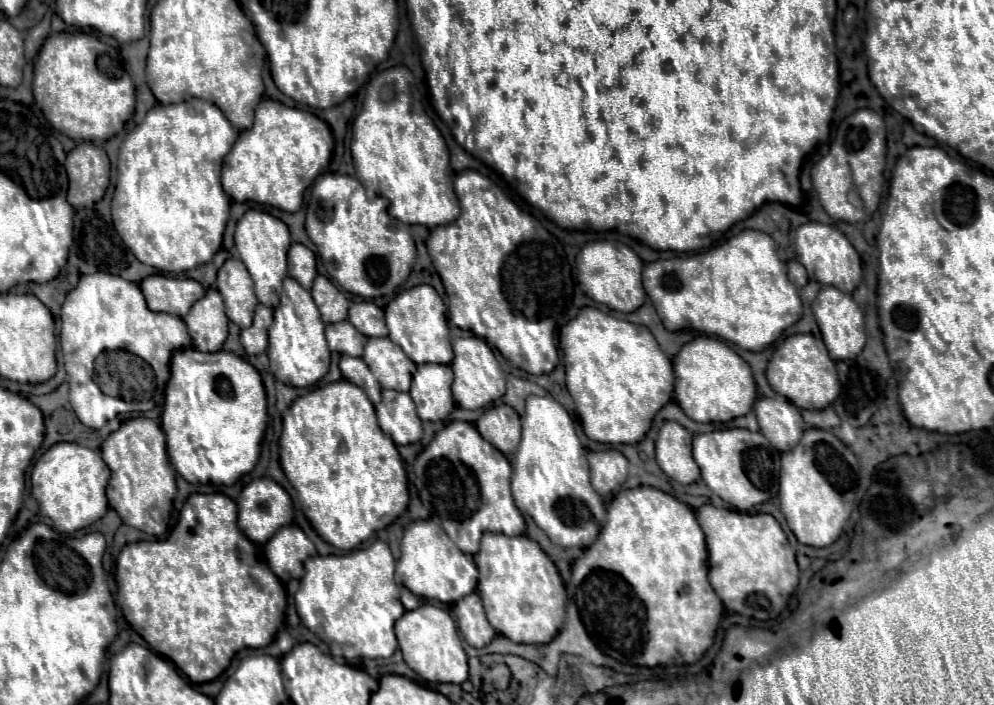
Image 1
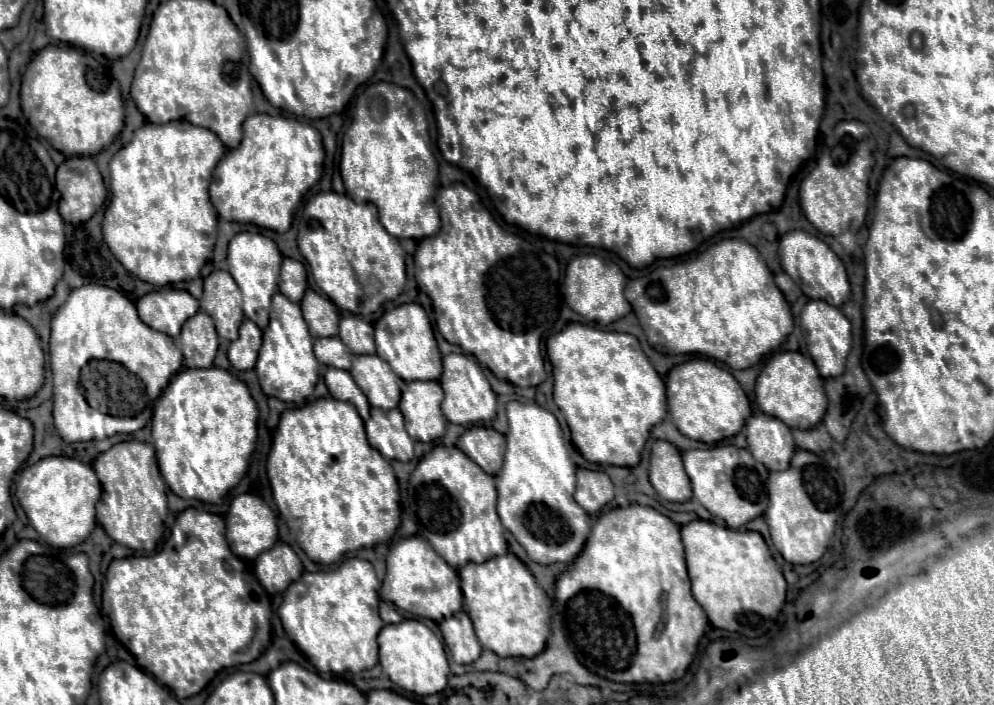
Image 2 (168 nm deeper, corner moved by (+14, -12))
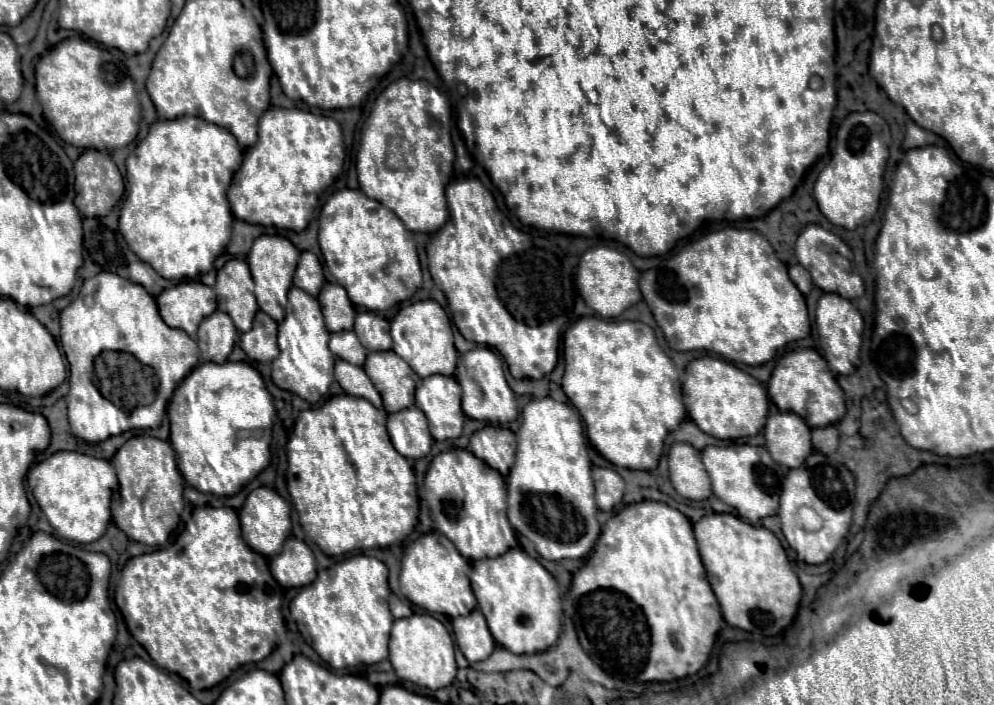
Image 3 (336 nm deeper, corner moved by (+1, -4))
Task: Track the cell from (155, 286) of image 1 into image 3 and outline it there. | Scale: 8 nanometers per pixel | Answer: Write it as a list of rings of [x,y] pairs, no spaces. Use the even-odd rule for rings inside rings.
[[[181,282],[177,286],[171,286],[171,288],[163,290],[157,296],[157,306],[159,306],[161,318],[165,320],[167,326],[185,330],[191,338],[195,338],[199,322],[217,310],[217,298],[215,298],[213,288],[209,288],[209,286],[201,284],[201,282]]]

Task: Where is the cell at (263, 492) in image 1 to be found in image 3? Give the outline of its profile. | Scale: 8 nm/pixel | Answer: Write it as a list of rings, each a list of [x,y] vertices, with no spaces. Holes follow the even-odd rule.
[[[257,488],[253,490],[243,508],[239,510],[239,520],[241,520],[241,530],[245,542],[259,554],[273,558],[281,552],[281,546],[285,538],[291,534],[291,510],[289,504],[271,488]]]

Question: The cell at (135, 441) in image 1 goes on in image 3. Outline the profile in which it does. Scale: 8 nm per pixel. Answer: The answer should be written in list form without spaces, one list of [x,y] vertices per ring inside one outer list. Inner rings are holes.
[[[135,436],[117,450],[111,464],[119,478],[119,500],[111,504],[115,524],[135,542],[147,546],[166,544],[184,508],[183,476],[177,470],[175,452],[169,442],[153,436]]]

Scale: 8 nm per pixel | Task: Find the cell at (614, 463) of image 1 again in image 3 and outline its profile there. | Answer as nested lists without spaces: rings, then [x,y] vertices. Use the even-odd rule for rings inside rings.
[[[593,468],[593,480],[595,480],[597,508],[603,512],[613,510],[623,498],[625,490],[623,478],[611,468]]]

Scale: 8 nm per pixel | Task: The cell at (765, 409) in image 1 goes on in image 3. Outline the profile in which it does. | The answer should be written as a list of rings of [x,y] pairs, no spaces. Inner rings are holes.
[[[775,412],[765,424],[765,448],[773,454],[773,460],[787,468],[799,468],[813,452],[811,428],[797,414]]]

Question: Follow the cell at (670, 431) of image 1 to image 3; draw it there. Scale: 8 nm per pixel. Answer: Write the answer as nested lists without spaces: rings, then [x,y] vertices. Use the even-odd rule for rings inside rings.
[[[677,442],[671,446],[669,454],[669,478],[679,496],[687,500],[705,500],[711,492],[709,474],[701,462],[699,452],[691,444]]]

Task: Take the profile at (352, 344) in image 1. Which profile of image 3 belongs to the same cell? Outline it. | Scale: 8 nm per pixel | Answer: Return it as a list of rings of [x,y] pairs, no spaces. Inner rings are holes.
[[[337,332],[331,334],[329,348],[335,356],[339,356],[345,362],[353,362],[355,366],[363,366],[367,358],[367,350],[357,342],[357,336],[353,332]]]

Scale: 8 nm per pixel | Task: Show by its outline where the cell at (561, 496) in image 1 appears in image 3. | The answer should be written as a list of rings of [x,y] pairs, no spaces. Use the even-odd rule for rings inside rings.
[[[553,398],[531,400],[517,432],[517,456],[507,476],[511,526],[529,538],[545,560],[585,558],[599,536],[597,504],[583,422],[573,406]]]

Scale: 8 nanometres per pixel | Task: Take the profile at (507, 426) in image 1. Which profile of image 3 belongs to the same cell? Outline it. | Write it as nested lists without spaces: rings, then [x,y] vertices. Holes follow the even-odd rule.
[[[485,426],[483,430],[477,430],[469,442],[469,450],[501,476],[509,474],[515,458],[515,448],[515,434],[499,426]]]

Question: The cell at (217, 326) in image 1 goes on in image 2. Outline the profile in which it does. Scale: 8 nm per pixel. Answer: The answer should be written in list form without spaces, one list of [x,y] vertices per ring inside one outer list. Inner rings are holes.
[[[198,312],[196,316],[184,322],[178,342],[184,348],[184,366],[186,368],[208,368],[214,362],[218,350],[218,334],[214,330],[214,322],[206,312]]]

